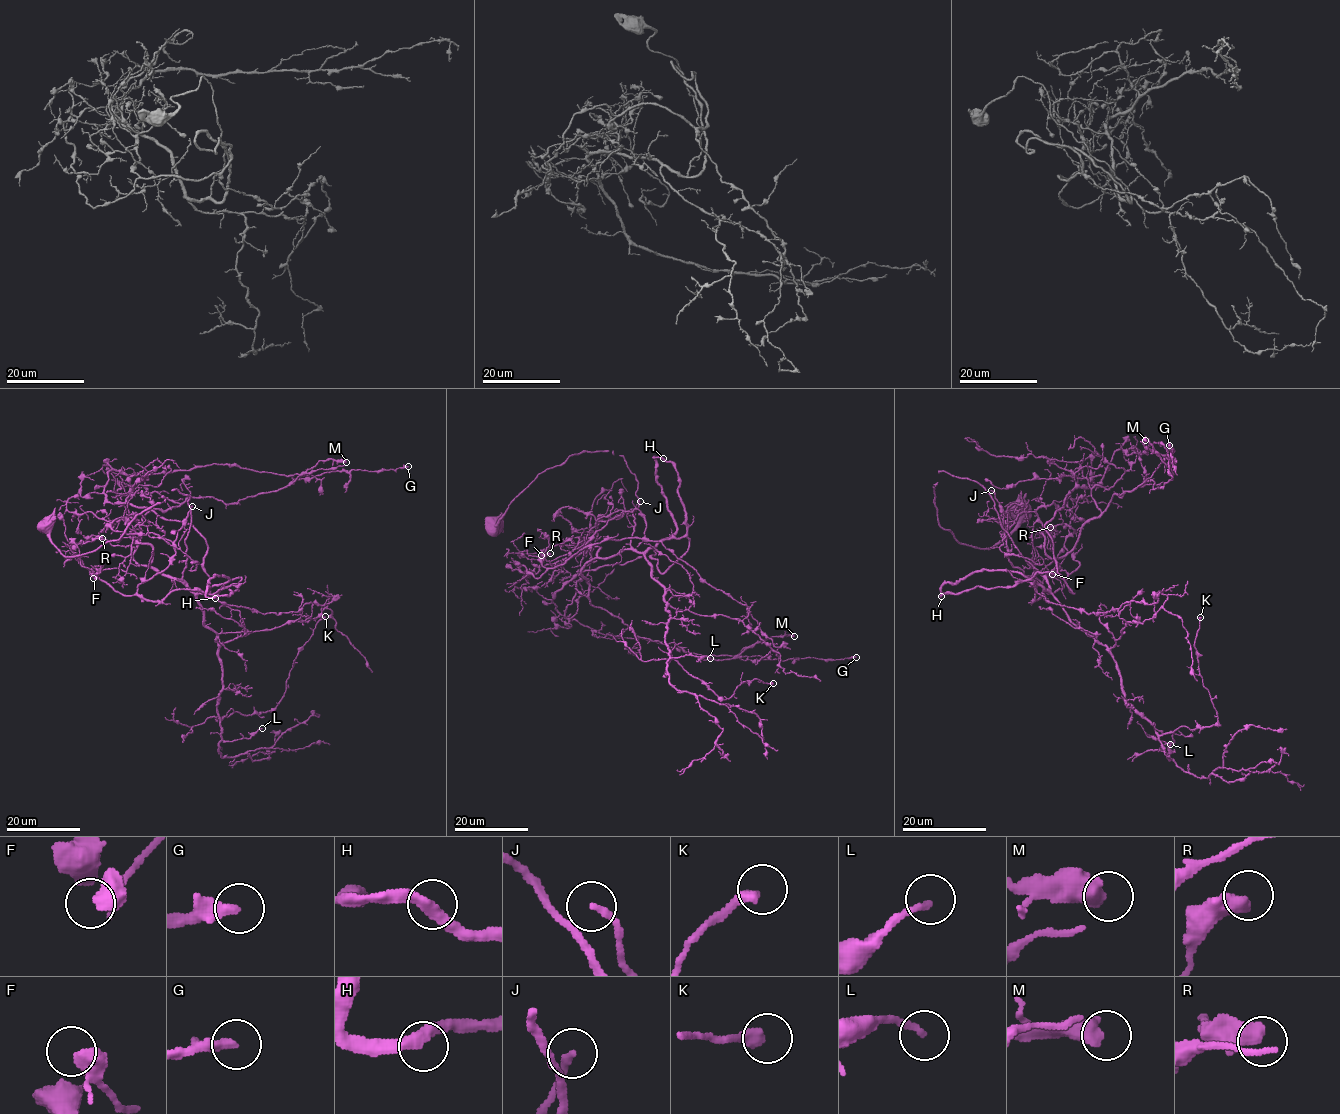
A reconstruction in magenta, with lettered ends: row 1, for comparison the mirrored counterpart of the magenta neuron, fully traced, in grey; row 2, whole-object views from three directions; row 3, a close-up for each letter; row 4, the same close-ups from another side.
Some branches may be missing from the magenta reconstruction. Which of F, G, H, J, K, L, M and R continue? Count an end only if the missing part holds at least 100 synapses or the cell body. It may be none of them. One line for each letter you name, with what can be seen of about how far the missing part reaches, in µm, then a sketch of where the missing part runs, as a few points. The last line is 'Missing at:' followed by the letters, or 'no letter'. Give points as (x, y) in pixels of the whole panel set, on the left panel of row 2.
Missing at: no letter

